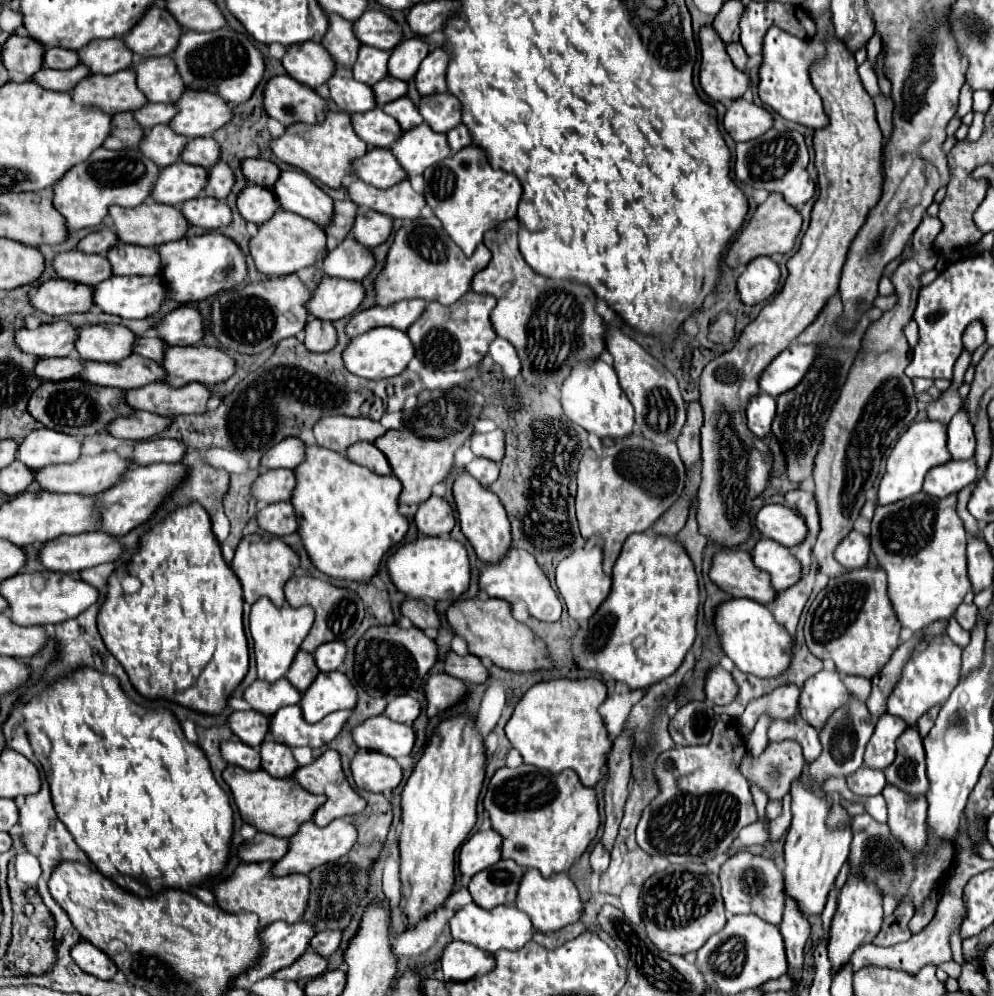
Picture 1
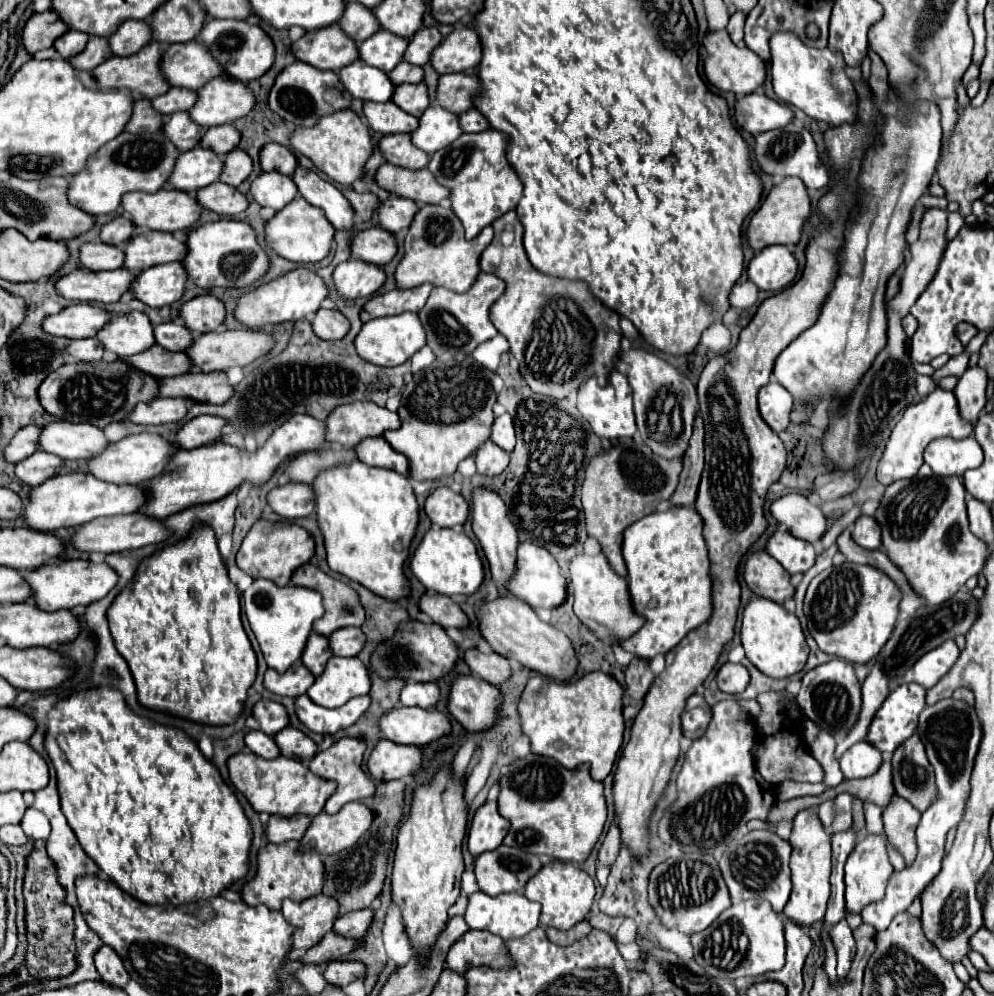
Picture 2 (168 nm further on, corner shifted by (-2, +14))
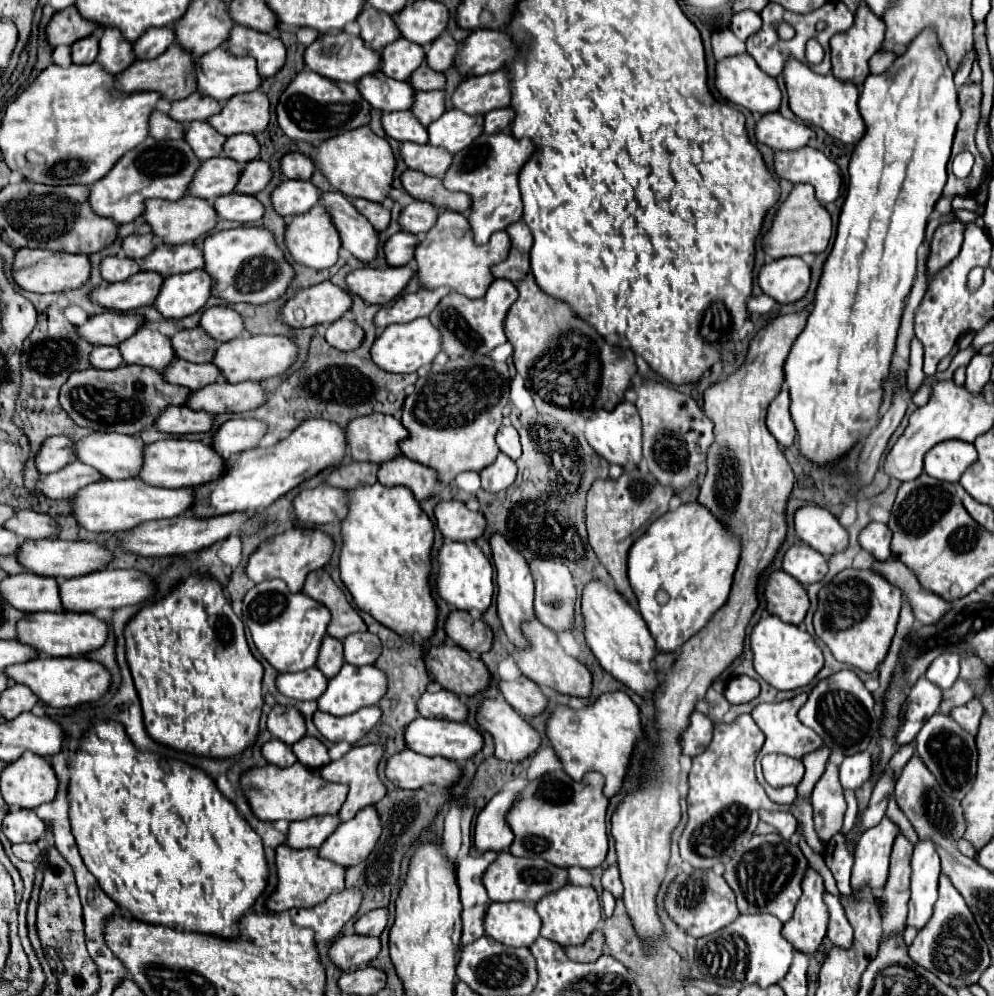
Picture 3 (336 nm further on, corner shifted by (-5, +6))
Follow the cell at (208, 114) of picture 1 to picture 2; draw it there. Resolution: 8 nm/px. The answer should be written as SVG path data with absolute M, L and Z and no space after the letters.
M230 75L216 77L198 91L196 105L188 111L202 127L232 123L254 109L254 93Z

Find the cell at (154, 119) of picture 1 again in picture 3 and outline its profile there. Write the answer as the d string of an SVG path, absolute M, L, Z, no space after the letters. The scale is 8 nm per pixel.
M193 93L185 99L173 101L171 109L169 109L169 117L179 121L179 123L191 123L191 121L205 121L209 119L213 113L217 113L221 109L221 105L217 101L213 101L211 97L203 97L201 93Z

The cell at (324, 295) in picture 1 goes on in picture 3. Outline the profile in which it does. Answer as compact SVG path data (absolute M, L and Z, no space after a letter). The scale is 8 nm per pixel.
M363 267L351 271L345 281L347 289L353 295L359 295L365 303L379 303L385 305L393 297L399 295L399 291L409 283L415 269L411 267L387 267L387 269L373 269Z

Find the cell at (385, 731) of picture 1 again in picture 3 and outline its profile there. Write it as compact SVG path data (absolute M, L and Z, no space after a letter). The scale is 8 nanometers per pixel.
M419 717L405 727L405 745L423 755L441 755L463 763L483 747L483 737L467 723Z

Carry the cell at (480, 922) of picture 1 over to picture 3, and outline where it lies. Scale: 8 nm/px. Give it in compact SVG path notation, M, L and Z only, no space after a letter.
M489 903L485 913L485 935L507 947L529 947L541 929L541 919L533 905L513 903Z

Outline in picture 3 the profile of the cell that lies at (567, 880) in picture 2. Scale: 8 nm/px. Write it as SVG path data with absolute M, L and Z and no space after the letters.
M565 885L565 889L559 889L557 893L549 893L549 897L543 897L541 901L537 901L535 909L543 921L541 935L563 947L581 945L601 919L601 903L599 903L599 895L593 887Z

